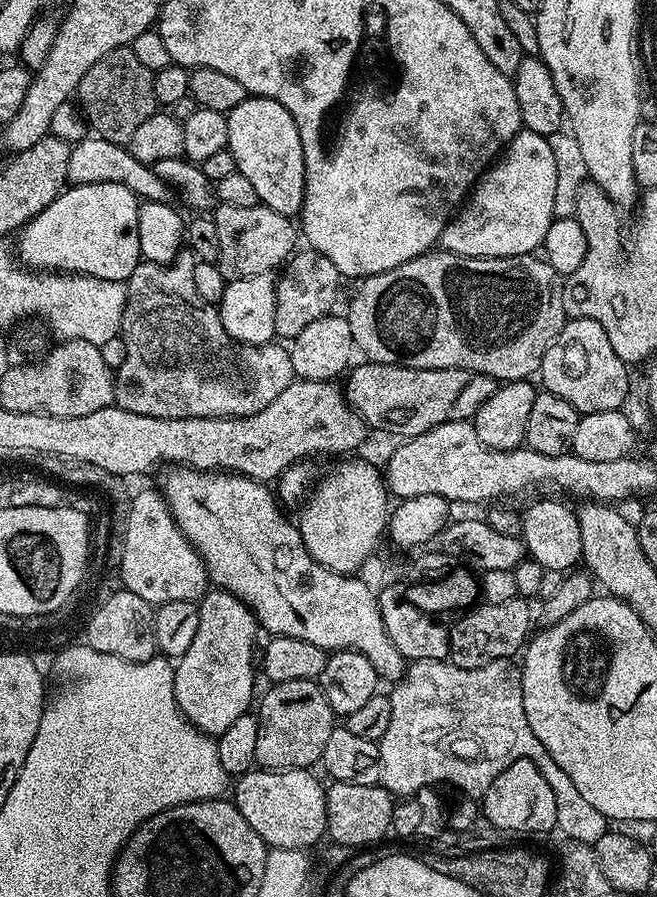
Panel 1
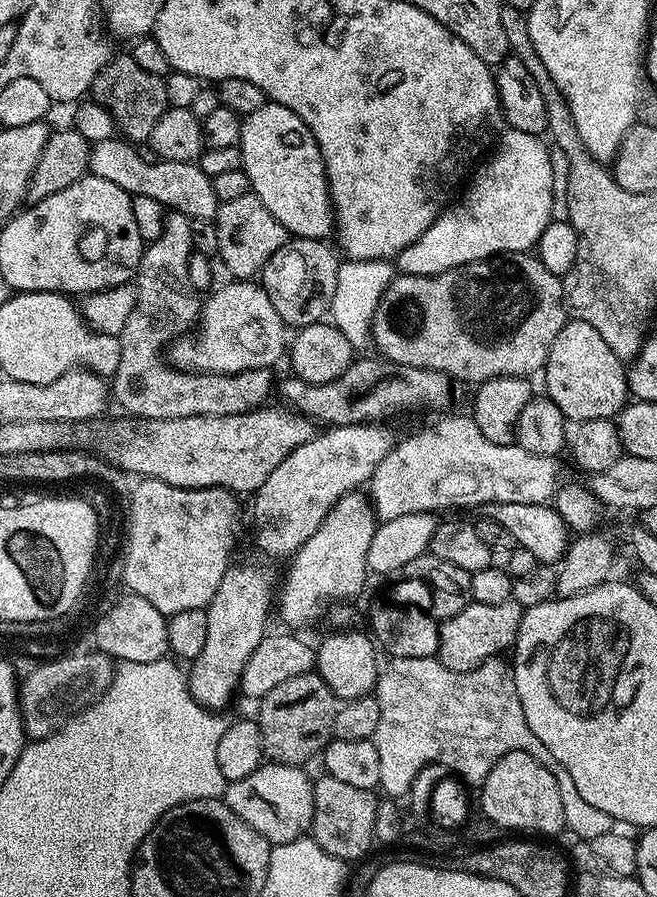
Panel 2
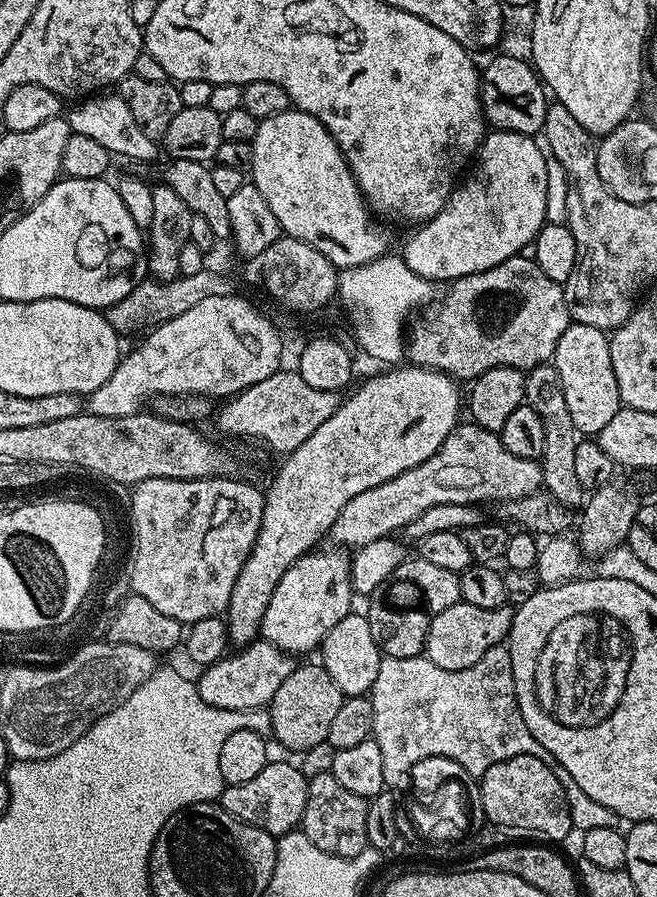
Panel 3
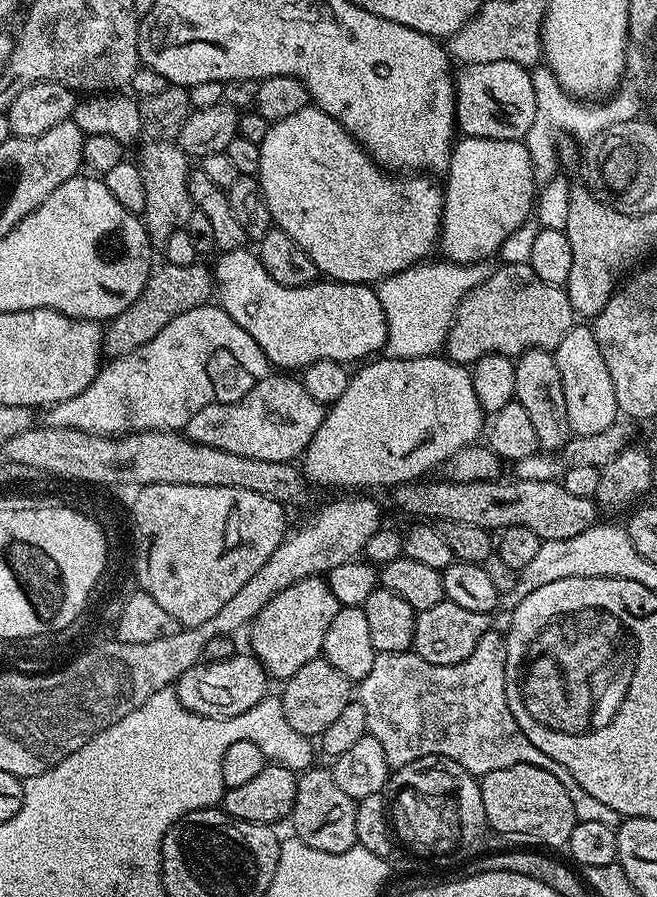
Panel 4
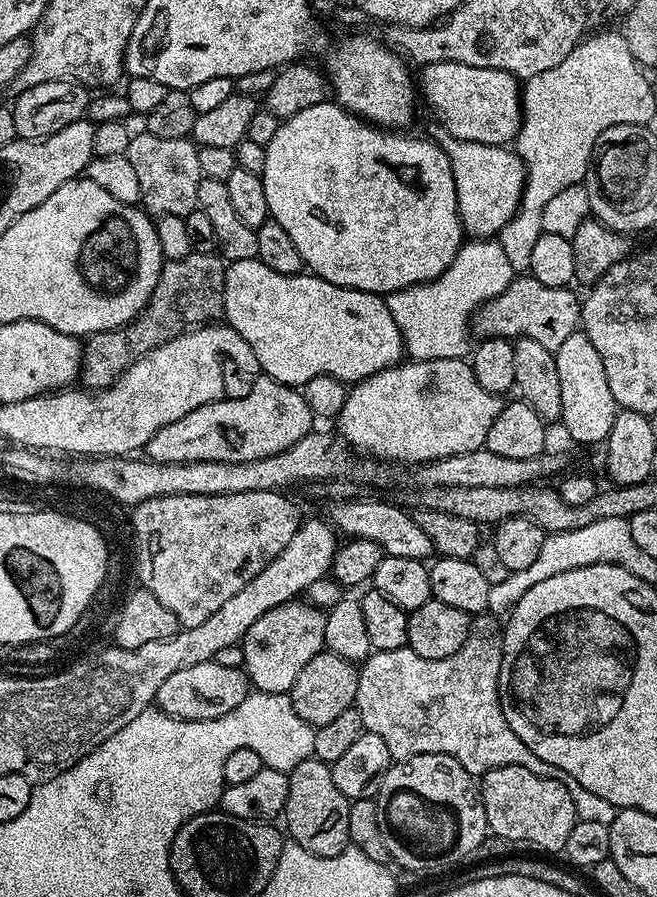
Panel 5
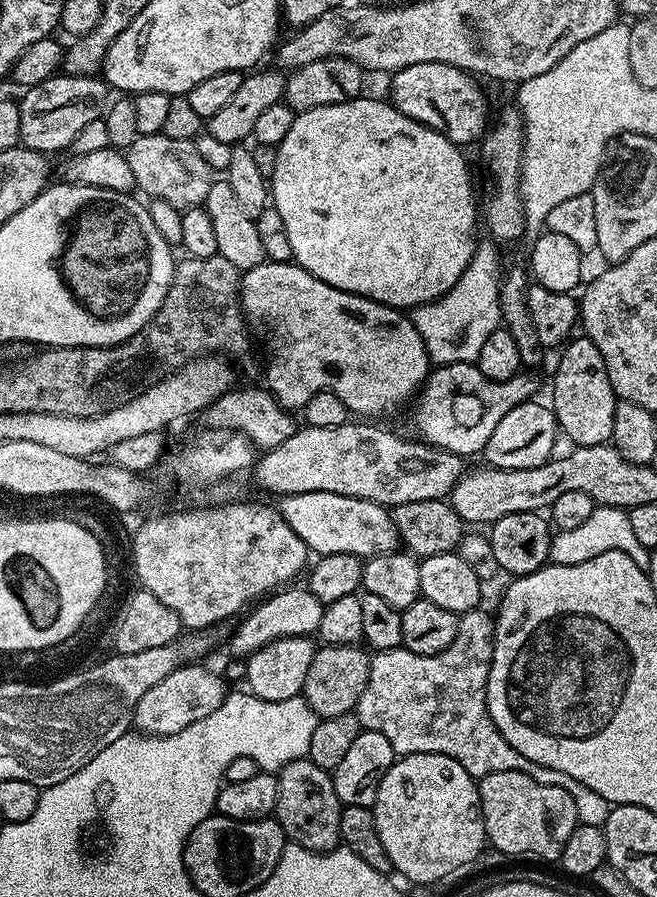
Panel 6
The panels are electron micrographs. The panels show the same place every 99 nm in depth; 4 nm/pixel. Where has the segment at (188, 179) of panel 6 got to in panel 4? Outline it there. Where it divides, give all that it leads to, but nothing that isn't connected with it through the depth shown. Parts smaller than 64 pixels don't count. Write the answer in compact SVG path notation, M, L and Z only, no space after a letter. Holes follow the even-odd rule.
M148 140L141 150L138 163L142 174L142 186L146 189L146 206L142 213L144 229L153 245L163 246L170 234L181 231L194 211L192 195L188 189L190 158L180 145L170 140Z

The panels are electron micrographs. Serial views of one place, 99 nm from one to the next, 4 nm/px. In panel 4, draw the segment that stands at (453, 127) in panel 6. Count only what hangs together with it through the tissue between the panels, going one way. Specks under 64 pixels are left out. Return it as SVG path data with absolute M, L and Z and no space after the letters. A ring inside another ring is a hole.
M518 62L465 64L455 73L454 83L456 122L465 137L523 141L530 126L534 126L534 82L532 72L525 65Z

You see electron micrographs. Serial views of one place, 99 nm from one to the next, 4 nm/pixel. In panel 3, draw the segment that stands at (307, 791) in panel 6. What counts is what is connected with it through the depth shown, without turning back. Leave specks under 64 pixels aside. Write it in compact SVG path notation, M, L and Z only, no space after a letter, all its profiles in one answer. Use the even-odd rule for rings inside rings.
M324 770L308 781L308 793L306 794L306 810L300 819L300 828L318 850L326 854L341 856L351 860L353 856L362 854L362 850L368 847L366 838L366 814L368 813L368 800L365 797L353 794L345 790L334 778L331 771Z

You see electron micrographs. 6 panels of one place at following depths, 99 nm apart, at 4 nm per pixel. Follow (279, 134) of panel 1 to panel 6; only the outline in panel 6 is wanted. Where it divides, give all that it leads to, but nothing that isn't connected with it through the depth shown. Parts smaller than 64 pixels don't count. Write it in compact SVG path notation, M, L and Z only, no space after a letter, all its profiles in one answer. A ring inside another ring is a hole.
M361 94L355 100L347 100L341 104L318 106L314 110L306 110L296 115L294 126L286 133L286 138L276 145L276 161L274 172L270 177L270 204L282 214L282 226L286 226L286 235L290 237L292 260L306 269L314 278L326 282L343 292L352 292L355 296L366 296L369 300L384 304L397 310L411 310L437 300L442 294L458 282L462 270L470 262L474 254L478 237L478 200L472 194L472 176L468 173L468 164L457 145L450 143L440 132L427 128L417 120L406 118L387 99L367 100Z

